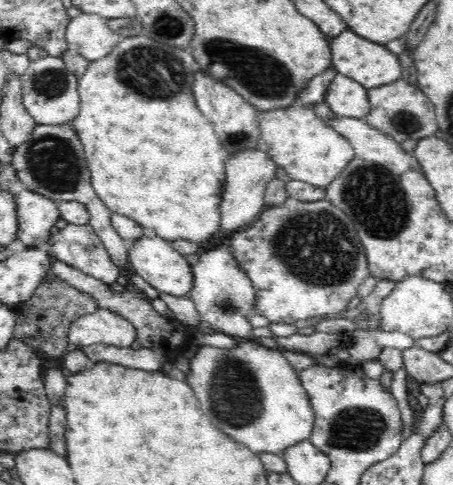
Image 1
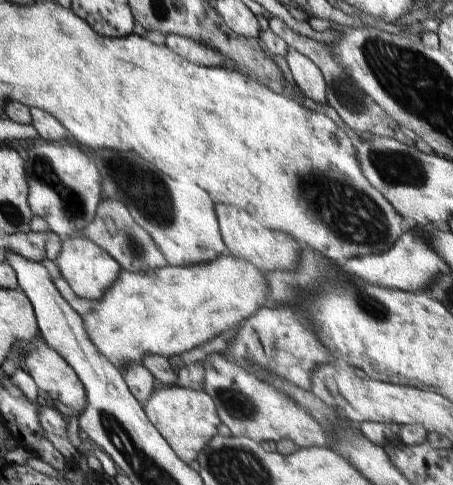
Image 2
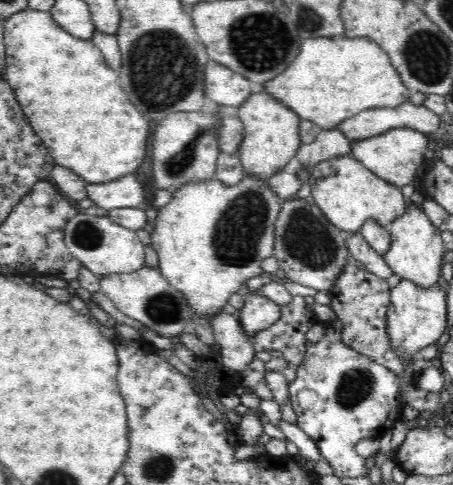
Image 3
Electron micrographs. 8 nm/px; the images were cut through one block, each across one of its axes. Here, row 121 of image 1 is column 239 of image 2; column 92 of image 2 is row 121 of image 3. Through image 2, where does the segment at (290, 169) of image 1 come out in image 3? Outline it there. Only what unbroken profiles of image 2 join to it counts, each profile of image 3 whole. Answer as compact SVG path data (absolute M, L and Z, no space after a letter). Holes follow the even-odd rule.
M306 38L300 54L274 80L264 84L266 92L294 110L302 120L334 130L342 120L376 108L400 108L412 92L402 84L392 60L370 38Z

